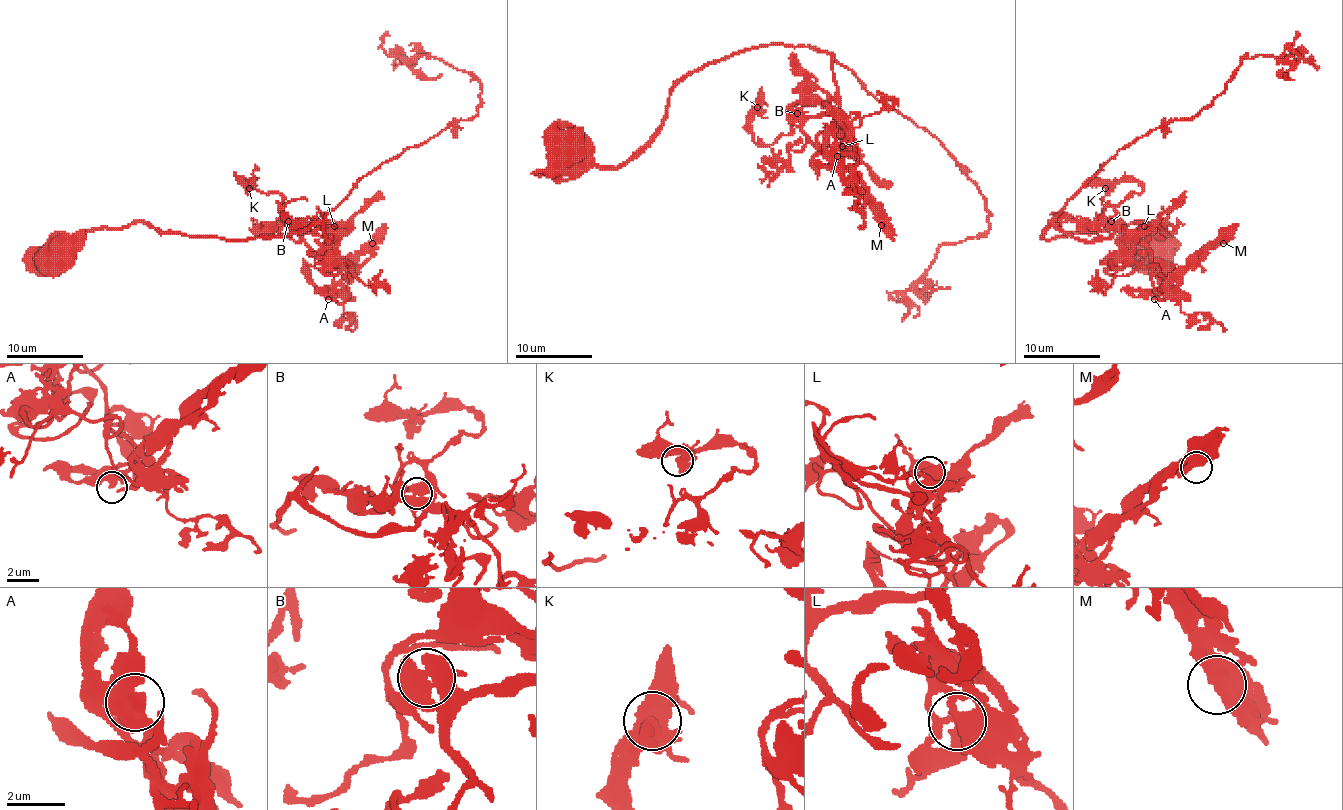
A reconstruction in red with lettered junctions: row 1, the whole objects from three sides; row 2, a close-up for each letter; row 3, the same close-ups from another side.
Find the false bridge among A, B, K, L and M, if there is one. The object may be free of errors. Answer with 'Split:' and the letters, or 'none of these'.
Split: none of these

